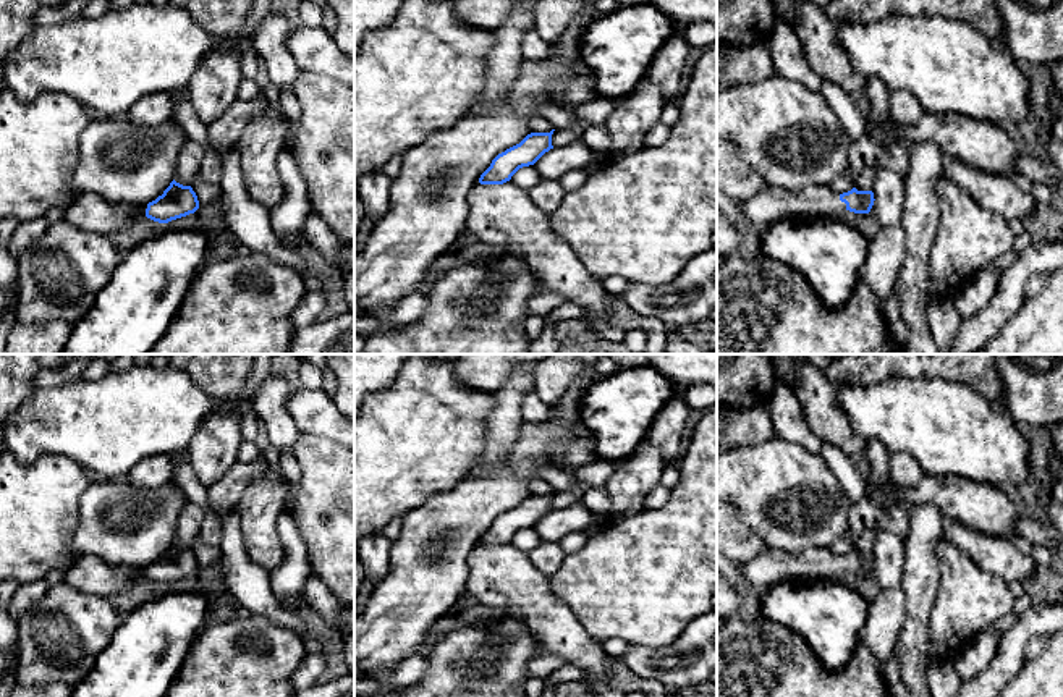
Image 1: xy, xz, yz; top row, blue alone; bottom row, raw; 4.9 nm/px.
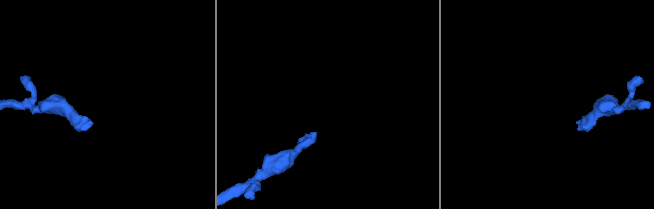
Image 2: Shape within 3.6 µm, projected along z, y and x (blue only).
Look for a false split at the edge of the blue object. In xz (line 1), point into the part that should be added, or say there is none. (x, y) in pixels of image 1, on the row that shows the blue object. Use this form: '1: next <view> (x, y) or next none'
1: next none

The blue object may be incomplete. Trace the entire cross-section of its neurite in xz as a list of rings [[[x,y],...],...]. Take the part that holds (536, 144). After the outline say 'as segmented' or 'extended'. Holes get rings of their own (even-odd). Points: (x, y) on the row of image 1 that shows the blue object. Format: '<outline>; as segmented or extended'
[[[531,133],[519,144],[498,154],[481,175],[481,184],[503,184],[523,167],[534,165],[545,152],[553,149],[550,133]]]; as segmented

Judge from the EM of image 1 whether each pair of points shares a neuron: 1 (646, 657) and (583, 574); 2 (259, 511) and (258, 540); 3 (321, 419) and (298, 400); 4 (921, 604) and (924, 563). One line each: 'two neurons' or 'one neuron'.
1: two neurons
2: one neuron
3: one neuron
4: one neuron

